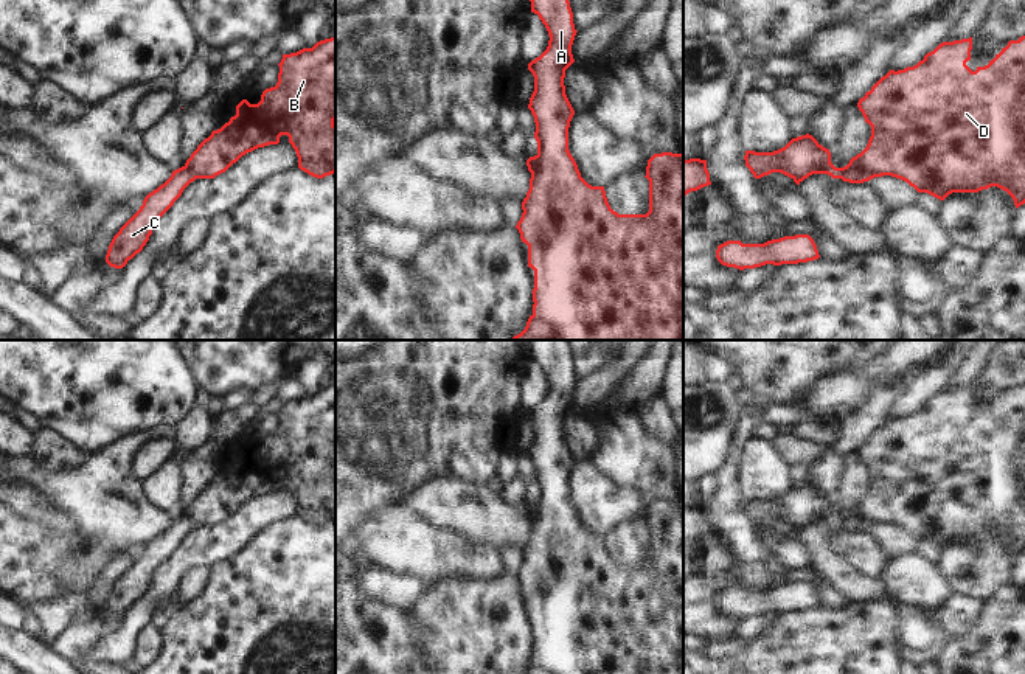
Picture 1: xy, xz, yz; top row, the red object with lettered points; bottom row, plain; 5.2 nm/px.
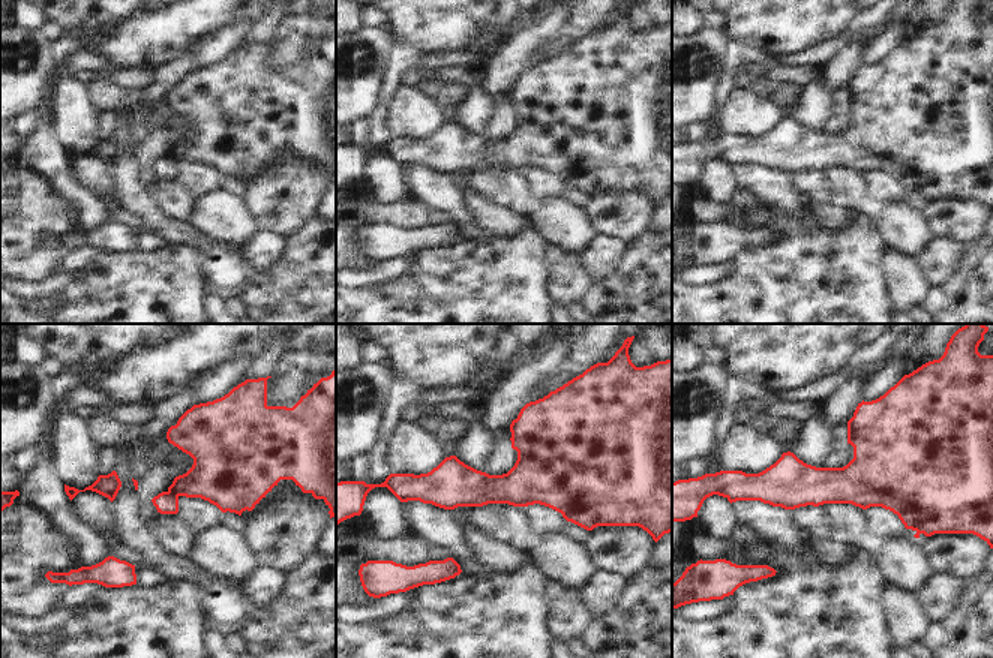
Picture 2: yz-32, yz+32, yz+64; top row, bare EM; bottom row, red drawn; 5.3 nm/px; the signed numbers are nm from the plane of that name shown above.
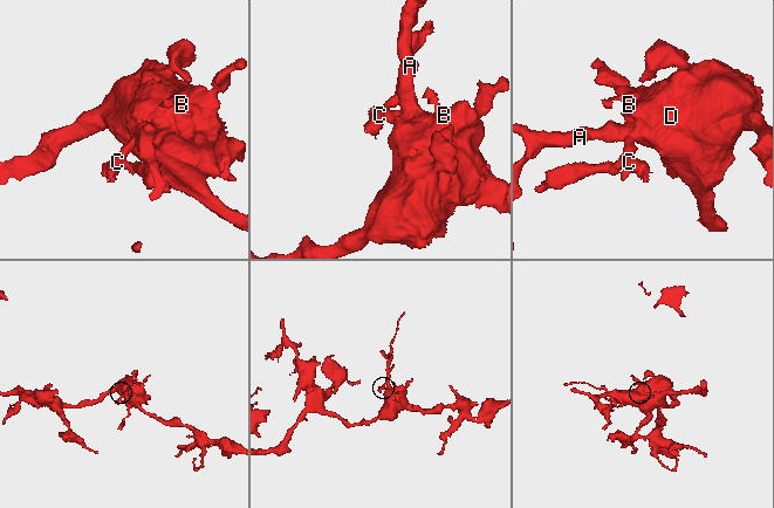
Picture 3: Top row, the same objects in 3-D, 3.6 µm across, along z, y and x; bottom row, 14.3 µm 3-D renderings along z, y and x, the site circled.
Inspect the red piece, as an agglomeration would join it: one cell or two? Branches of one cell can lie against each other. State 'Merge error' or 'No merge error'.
Merge error.

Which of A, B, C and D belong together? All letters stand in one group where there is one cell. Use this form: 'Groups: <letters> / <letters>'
Groups: A B D / C.

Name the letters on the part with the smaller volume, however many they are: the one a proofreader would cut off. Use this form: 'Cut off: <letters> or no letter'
Cut off: C

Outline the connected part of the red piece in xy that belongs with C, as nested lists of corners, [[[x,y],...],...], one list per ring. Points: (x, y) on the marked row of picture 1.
[[[188,166],[172,171],[171,177],[144,197],[140,210],[113,236],[106,255],[106,262],[110,267],[123,269],[129,259],[140,253],[149,241],[155,222],[194,180],[196,177]]]

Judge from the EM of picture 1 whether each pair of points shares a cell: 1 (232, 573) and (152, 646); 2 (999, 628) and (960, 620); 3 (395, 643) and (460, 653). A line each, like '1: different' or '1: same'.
1: different
2: different
3: different

